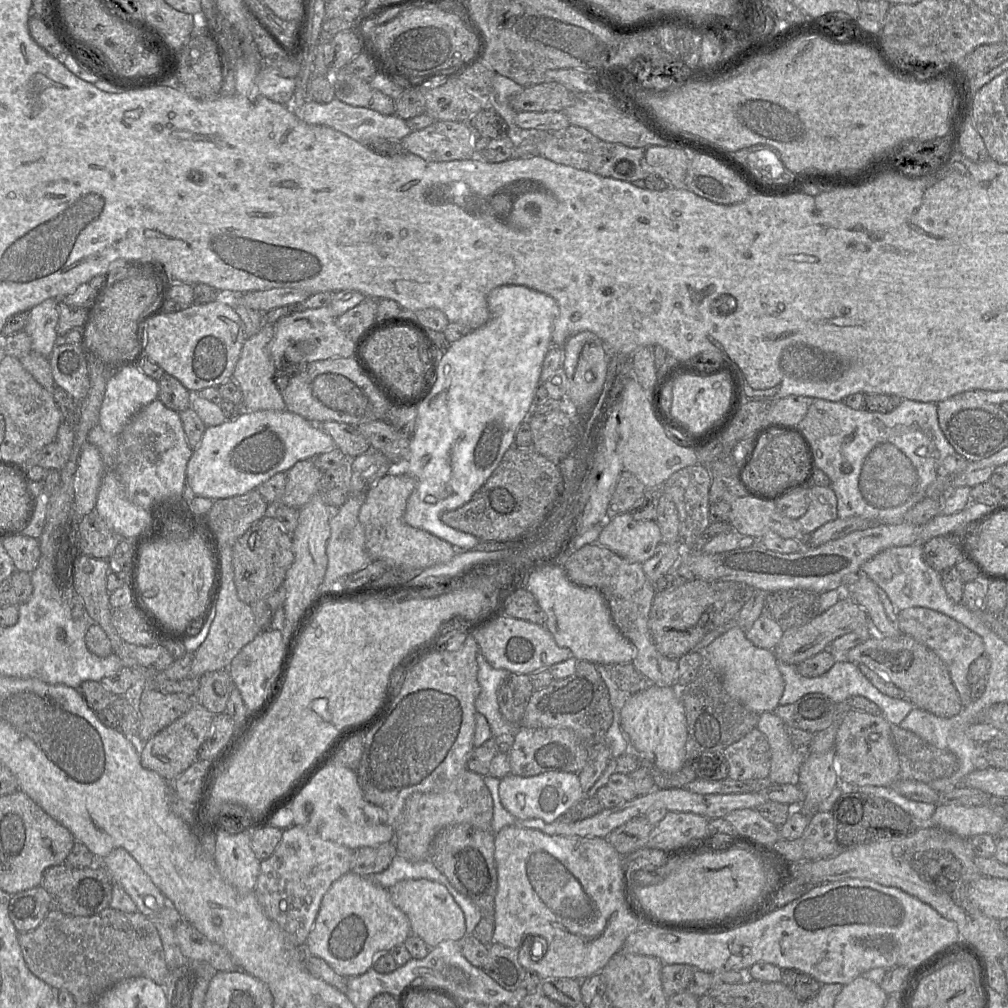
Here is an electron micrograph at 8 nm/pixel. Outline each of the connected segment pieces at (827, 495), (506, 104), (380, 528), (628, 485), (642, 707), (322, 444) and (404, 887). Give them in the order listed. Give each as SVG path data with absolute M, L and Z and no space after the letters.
M811 484L808 489L810 499L808 509L797 519L806 535L838 518L837 497L830 486Z
M496 73L492 91L487 97L479 97L482 98L482 109L493 109L505 120L509 126L509 138L517 139L520 131L515 124L517 112L510 106L510 98L523 89L512 79Z
M400 469L384 475L368 491L360 508L359 521L365 532L366 551L373 560L383 561L389 567L426 569L446 563L456 555L450 543L405 522L406 505L415 487L415 478Z
M623 469L609 502L606 516L613 518L630 512L641 499L644 490L645 485L634 474Z
M650 684L635 694L628 694L620 711L620 725L633 748L660 770L675 773L687 762L687 720L677 688Z
M288 410L247 411L234 421L206 427L187 463L186 485L194 496L213 501L246 494L298 461L314 459L336 445L319 421L308 421Z
M428 879L402 880L388 891L392 902L408 916L411 933L423 939L428 946L435 947L446 940L460 942L467 935L462 909L439 882Z

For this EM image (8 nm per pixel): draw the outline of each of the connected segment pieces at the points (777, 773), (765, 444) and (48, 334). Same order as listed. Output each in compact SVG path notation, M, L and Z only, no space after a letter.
M774 712L762 713L756 728L767 737L771 749L768 778L773 784L797 784L800 768L809 754L808 749L793 746L785 722Z
M773 431L759 442L749 466L743 472L743 481L753 490L775 494L786 485L807 476L812 468L812 457L804 440L795 433Z
M48 298L29 310L24 331L31 338L31 350L49 357L57 337L58 300Z

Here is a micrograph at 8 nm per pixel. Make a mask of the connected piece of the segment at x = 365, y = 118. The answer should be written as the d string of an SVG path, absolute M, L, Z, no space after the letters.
M336 98L329 103L306 101L301 109L290 111L306 124L328 126L364 145L369 145L374 139L400 141L412 132L406 121L395 114L384 115L369 108L351 106Z

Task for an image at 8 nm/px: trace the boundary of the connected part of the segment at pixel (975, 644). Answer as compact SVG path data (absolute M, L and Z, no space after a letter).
M912 607L899 611L898 624L902 634L913 637L942 660L949 671L962 706L970 705L974 700L972 698L972 687L967 677L971 664L985 652L985 644L982 638L951 617L924 607Z

